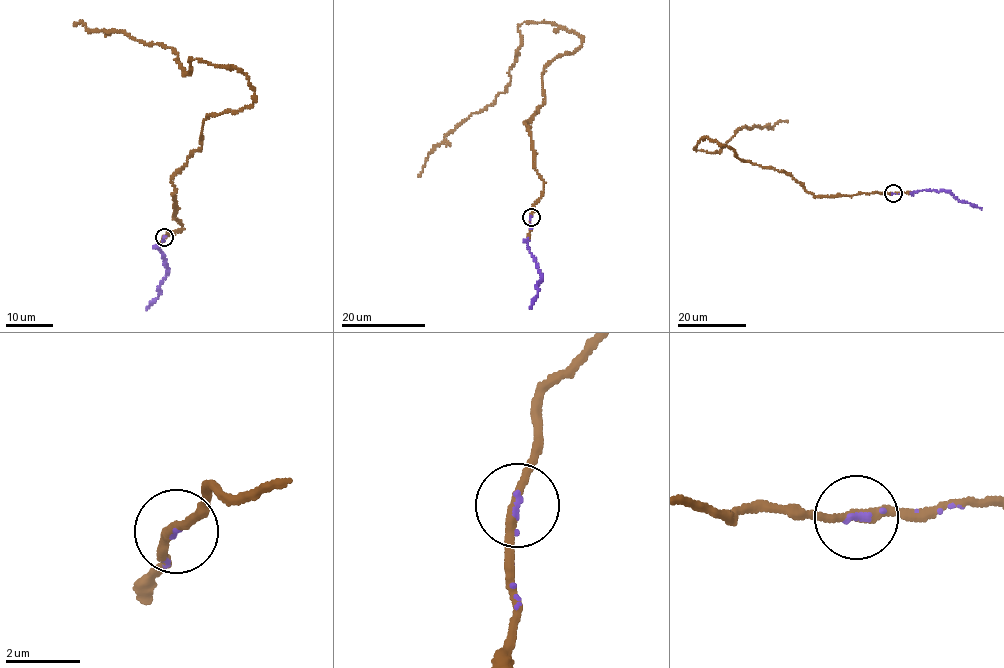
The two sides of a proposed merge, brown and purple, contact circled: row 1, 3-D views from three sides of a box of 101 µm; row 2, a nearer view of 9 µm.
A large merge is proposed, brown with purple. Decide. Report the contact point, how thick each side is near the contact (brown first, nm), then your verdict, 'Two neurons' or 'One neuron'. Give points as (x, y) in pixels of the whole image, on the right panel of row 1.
Place: (893, 193). Thickness 240 nm (brown) against 100 nm. One neuron

